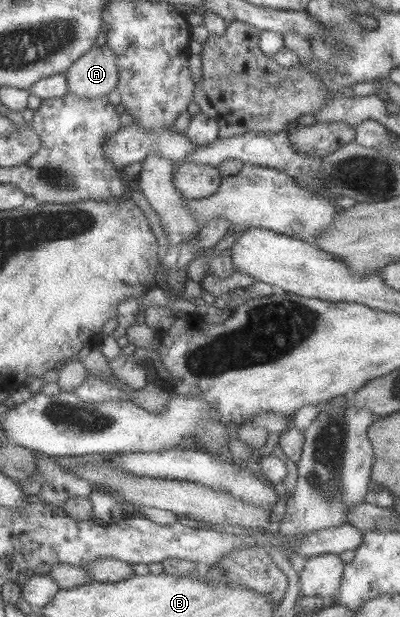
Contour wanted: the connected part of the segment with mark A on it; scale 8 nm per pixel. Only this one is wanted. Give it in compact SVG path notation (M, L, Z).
M106 43L95 45L68 70L69 93L97 99L111 94L121 80L117 55Z

